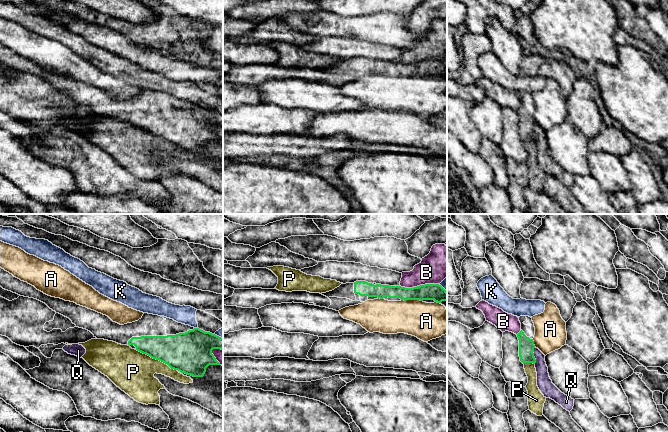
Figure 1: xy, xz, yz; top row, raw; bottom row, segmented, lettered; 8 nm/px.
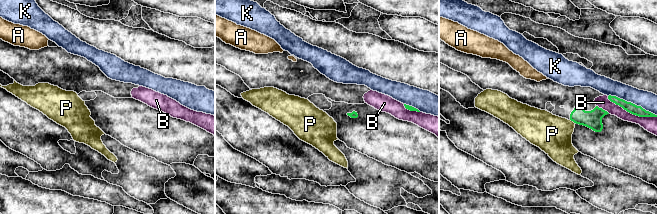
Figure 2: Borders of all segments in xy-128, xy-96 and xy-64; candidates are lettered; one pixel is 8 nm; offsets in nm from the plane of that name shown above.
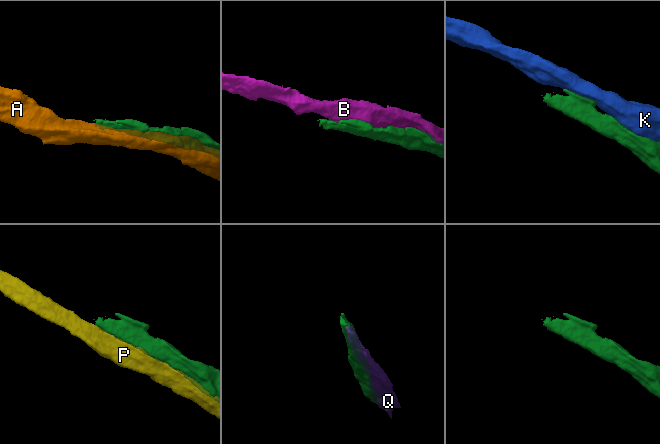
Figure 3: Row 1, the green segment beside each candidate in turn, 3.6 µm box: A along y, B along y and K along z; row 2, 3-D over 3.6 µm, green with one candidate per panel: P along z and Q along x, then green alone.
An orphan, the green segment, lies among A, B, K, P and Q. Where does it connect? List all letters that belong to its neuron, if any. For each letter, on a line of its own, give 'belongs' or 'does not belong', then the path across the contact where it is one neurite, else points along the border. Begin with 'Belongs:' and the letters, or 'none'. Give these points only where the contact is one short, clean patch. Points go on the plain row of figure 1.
Belongs: none
A: does not belong
B: does not belong
K: does not belong
P: does not belong
Q: does not belong

